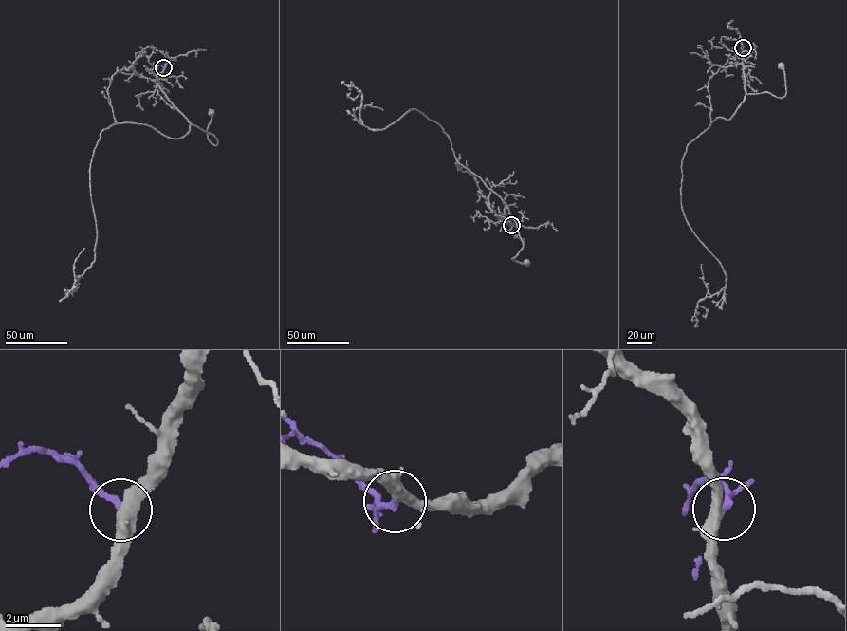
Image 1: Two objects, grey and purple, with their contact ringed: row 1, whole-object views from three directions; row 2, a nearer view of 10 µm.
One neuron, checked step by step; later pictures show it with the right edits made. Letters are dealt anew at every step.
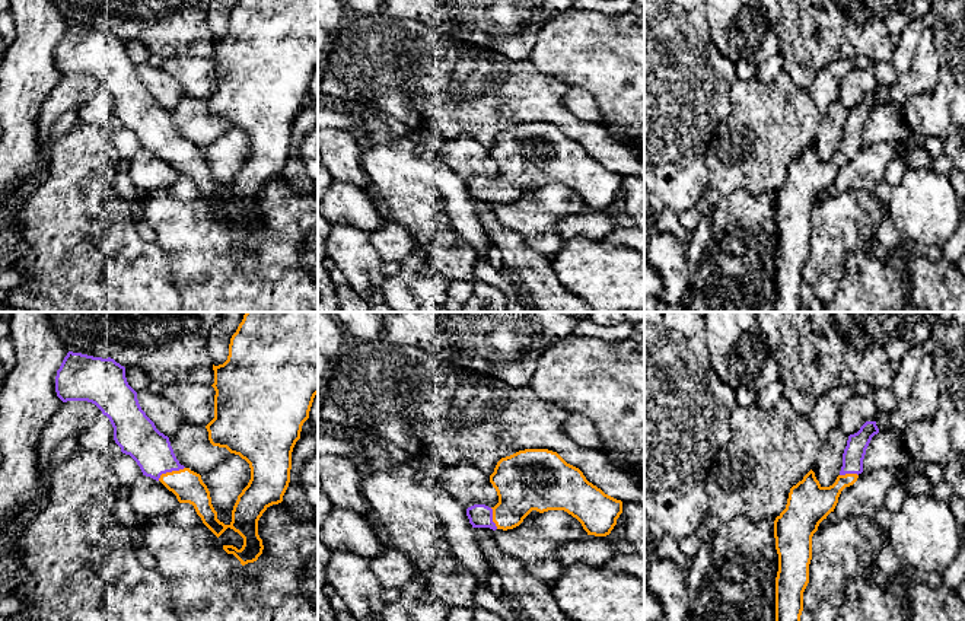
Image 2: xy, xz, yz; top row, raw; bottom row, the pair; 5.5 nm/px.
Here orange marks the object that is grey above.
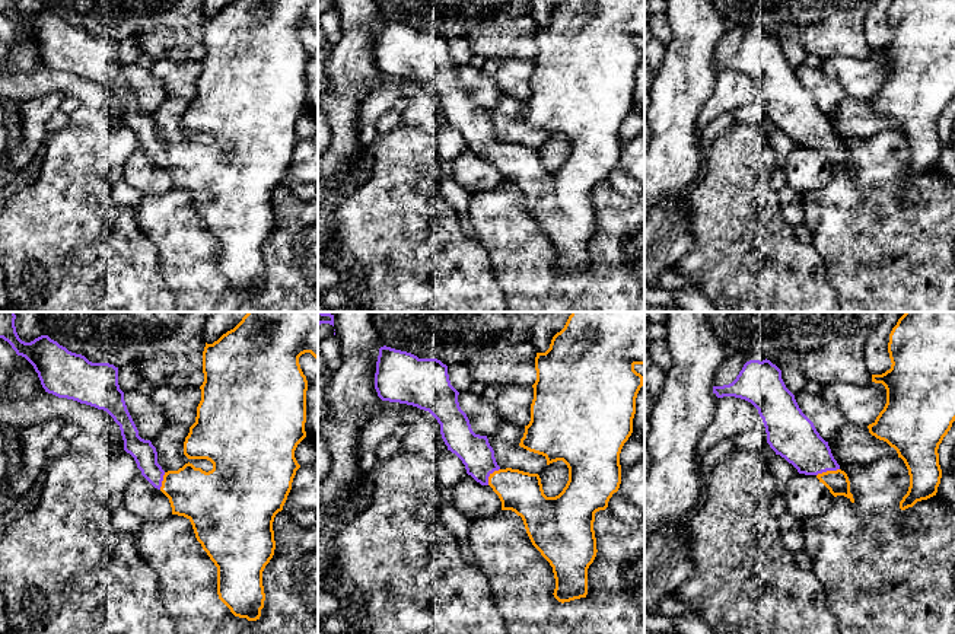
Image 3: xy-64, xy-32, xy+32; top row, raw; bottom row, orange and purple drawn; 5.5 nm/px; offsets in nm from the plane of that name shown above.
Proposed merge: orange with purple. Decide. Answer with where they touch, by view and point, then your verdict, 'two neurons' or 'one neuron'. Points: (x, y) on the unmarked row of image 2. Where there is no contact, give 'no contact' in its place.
xy (169, 146) | one neuron

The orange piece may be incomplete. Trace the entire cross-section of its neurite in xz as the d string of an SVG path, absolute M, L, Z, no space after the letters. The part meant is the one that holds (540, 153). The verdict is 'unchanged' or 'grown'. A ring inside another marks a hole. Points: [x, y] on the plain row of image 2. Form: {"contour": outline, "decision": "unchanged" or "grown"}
{"contour": "M525 122L501 131L490 156L497 165L499 176L494 181L474 178L466 182L472 201L513 203L532 185L564 184L576 191L587 208L606 210L622 187L622 175L605 168L586 153L583 146L567 137L557 125L548 122Z", "decision": "grown"}

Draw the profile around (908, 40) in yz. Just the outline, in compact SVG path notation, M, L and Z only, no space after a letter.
M914 19L899 34L896 48L891 60L899 74L908 71L924 28L926 26L921 19Z

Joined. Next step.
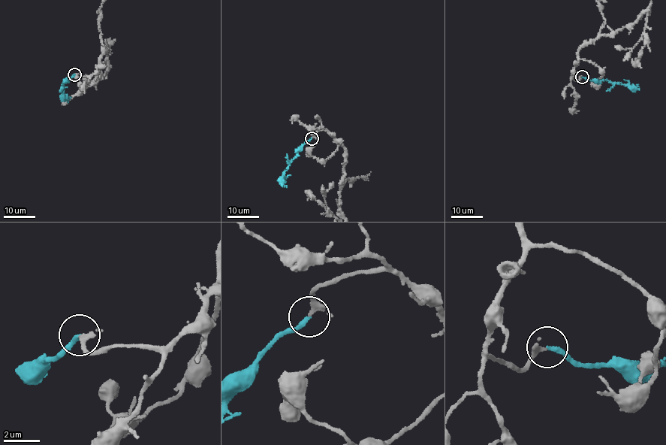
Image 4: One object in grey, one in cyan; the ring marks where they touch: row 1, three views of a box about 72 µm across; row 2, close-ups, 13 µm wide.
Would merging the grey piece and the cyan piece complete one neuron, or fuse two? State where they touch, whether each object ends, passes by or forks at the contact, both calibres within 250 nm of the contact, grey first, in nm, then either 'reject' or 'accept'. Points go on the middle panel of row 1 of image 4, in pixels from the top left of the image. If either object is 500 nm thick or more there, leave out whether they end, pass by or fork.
(311, 138) | grey passes by | cyan ends | 180/240 nm | accept

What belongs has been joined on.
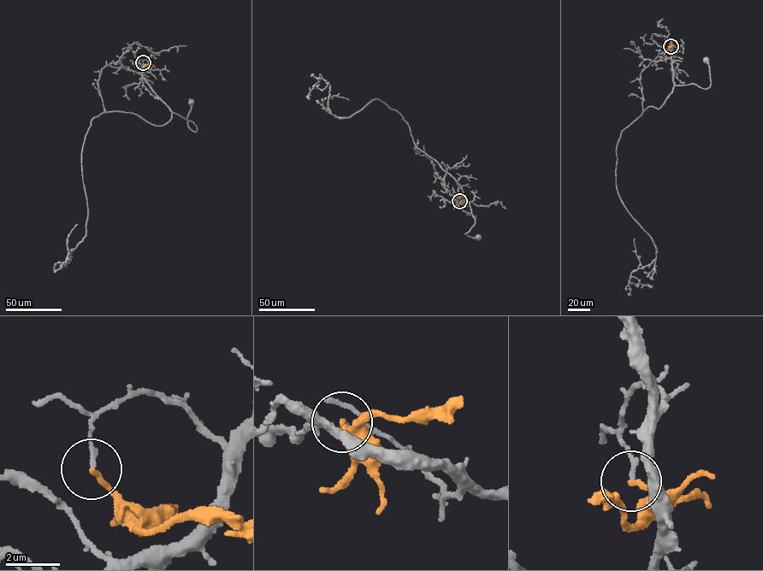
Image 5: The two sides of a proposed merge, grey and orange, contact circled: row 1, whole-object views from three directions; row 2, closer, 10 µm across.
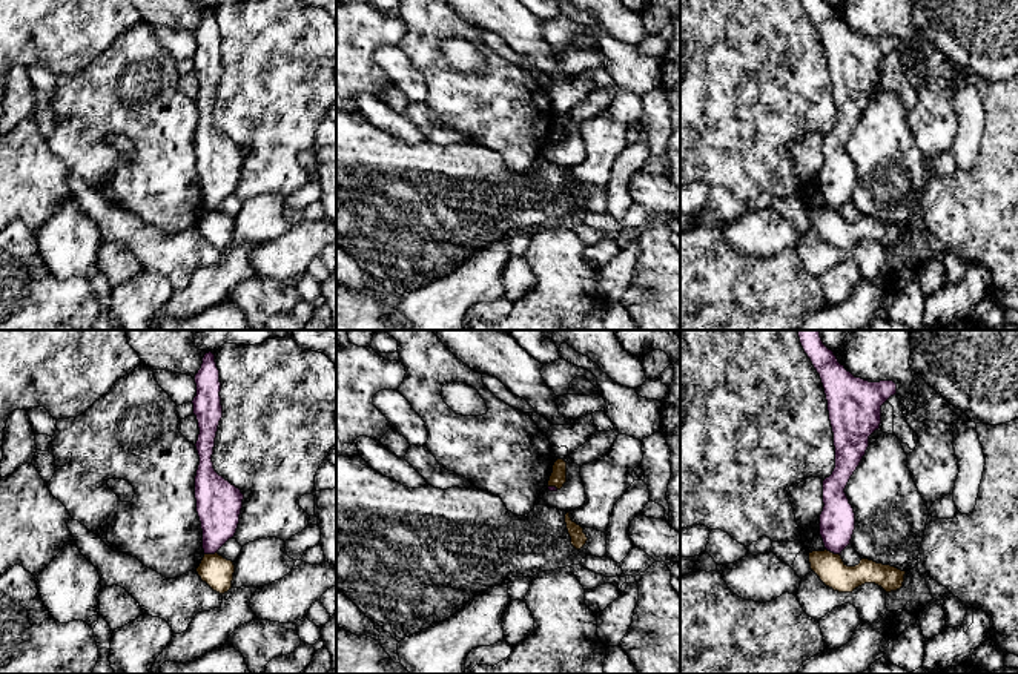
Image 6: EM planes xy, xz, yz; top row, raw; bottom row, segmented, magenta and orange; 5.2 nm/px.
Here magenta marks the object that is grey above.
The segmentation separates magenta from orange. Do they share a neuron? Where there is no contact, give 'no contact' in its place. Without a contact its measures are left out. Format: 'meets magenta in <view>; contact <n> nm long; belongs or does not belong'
meets magenta in xy; contact 70 nm long; does not belong

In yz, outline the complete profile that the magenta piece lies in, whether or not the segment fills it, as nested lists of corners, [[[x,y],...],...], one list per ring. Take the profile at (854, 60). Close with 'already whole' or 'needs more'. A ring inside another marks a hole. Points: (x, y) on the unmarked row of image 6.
[[[825,0],[802,3],[820,31],[835,103],[835,124],[823,137],[820,192],[828,207],[841,210],[855,186],[855,169],[844,144],[866,111],[869,92],[880,84],[881,61],[897,51],[897,40],[855,34]]]; already whole

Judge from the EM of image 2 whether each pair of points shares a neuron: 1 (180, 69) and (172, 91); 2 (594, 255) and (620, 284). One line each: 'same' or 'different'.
1: different
2: same

